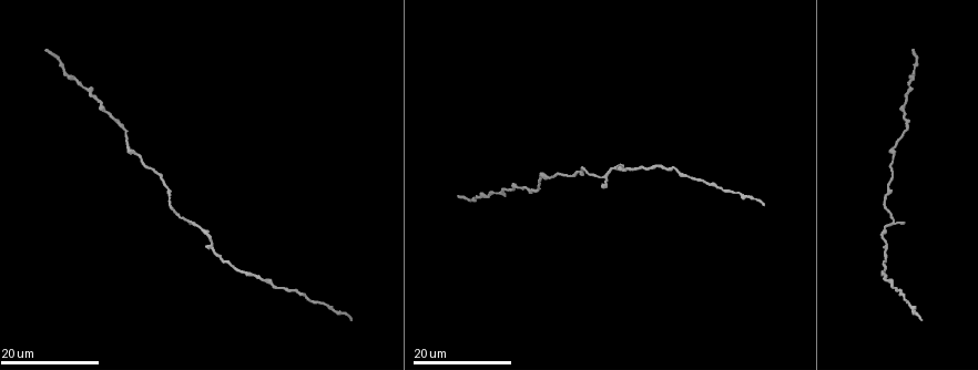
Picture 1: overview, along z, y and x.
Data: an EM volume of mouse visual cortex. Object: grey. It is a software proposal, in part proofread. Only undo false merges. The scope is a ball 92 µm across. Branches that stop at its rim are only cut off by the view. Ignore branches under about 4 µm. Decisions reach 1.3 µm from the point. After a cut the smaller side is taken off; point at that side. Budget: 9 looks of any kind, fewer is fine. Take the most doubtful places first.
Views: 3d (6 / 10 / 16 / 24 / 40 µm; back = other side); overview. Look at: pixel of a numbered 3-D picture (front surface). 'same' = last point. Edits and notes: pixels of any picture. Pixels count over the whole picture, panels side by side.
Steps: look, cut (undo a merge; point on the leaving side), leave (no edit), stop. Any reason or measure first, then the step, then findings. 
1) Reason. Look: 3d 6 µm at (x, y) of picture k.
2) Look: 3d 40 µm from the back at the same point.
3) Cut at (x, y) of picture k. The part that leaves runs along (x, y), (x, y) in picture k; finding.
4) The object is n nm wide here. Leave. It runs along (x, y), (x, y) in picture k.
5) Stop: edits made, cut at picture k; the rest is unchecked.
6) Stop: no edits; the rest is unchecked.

Calibre changes. Look: 3d 24 µm at (880, 236) of picture 1.

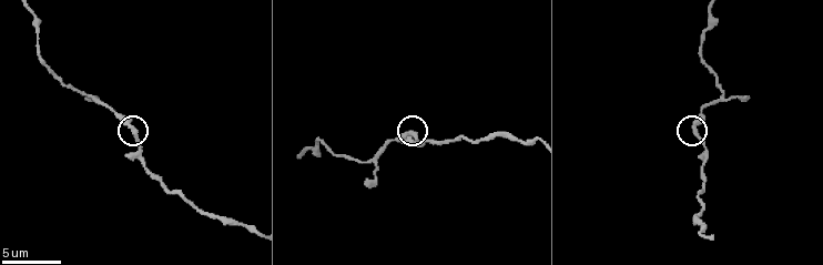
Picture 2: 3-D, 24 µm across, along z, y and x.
Look: 3d 6 µm at (693, 128) of picture 2.

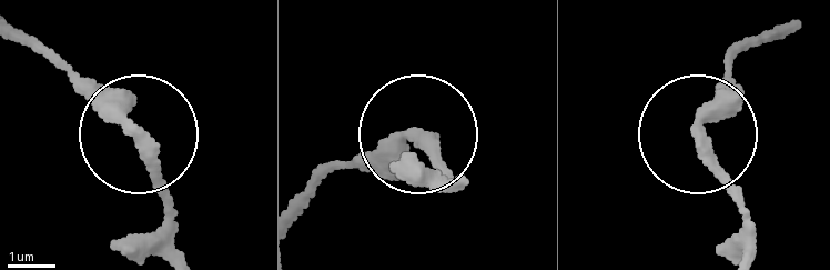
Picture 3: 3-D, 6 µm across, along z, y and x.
Leave. It runs along (772, 30), (729, 67), (701, 142), (745, 221) in picture 3; continuous, no second neuron.

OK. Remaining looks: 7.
Thin neck. Look: 3d 24 µm at (497, 192) of picture 1.

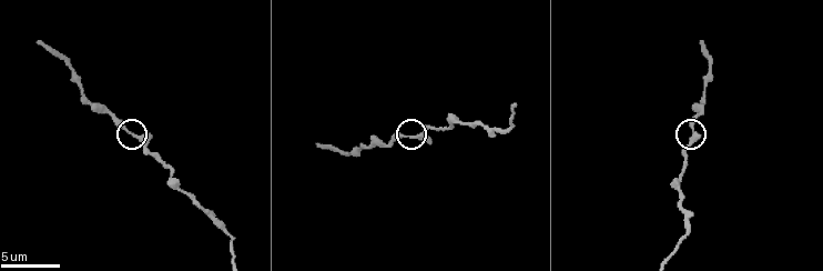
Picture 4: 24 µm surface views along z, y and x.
Closer look. Look: 3d 10 µm at (409, 135) of picture 4.

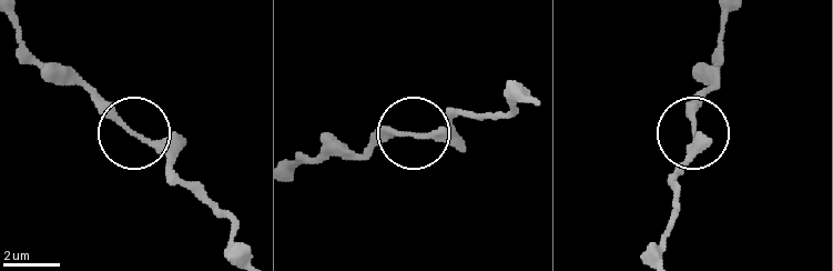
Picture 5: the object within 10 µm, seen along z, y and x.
Look: 3d 10 µm from the back at (134, 133) of picture 5.

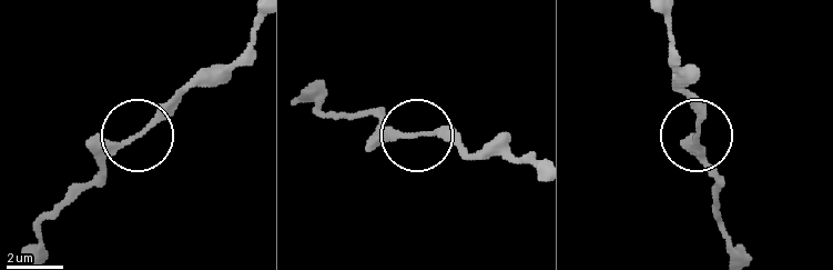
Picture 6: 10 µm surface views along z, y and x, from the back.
Leave. All the same neuron.

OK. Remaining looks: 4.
Thick turns thin. Look: 3d 16 µm at (892, 146) of picture 1.

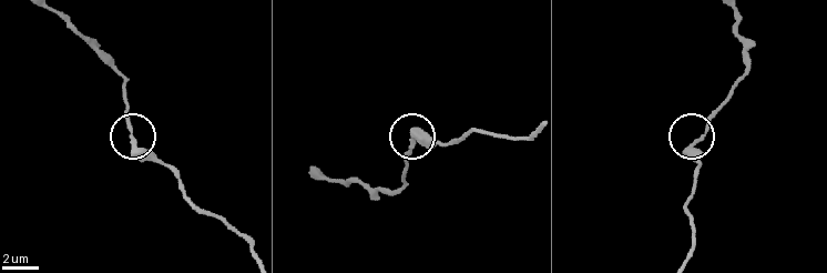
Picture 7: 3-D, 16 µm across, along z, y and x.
Look: 3d 6 µm at (698, 140) of picture 7.

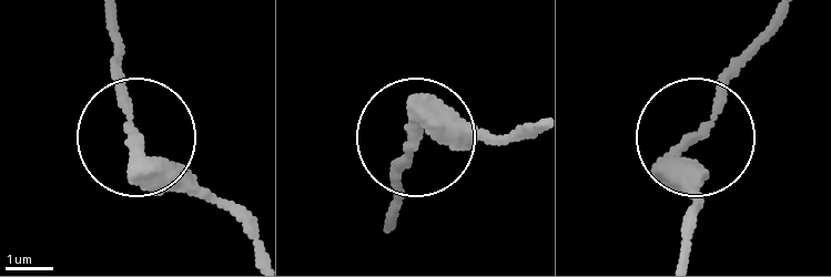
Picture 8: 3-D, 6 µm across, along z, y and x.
Leave. It runs along (531, 129), (416, 136), (401, 156), (401, 207) in picture 8; one neuron here.

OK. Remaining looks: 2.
A narrow waist. Look: 3d 10 µm at (703, 234) of picture 2.

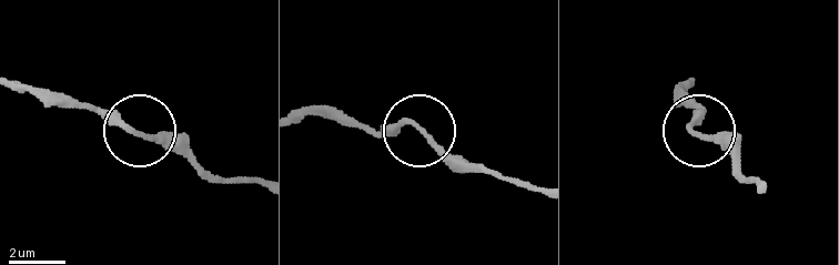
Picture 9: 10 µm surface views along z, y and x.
Leave. It runs along (297, 121), (341, 115), (376, 130), (412, 125), (467, 171) in picture 9; one neuron here.

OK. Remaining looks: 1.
Stop: no edits; the rest is unchecked.

